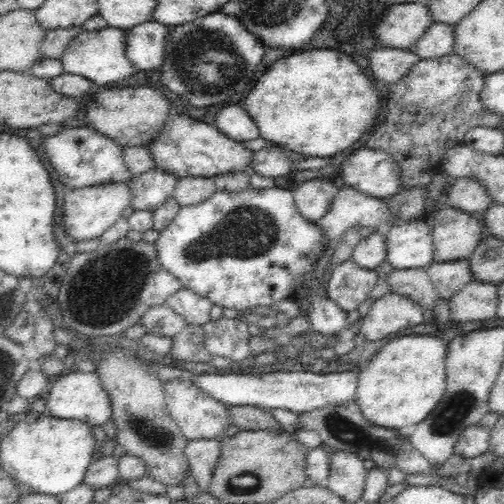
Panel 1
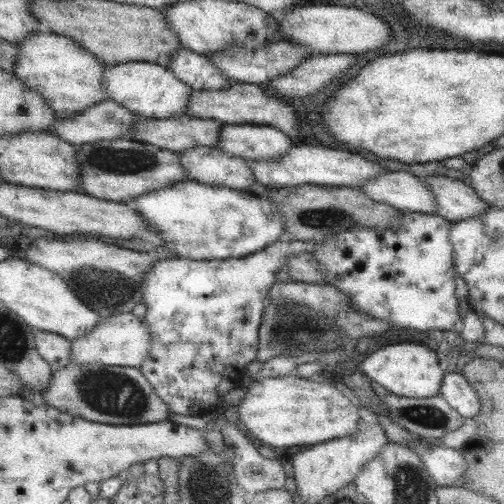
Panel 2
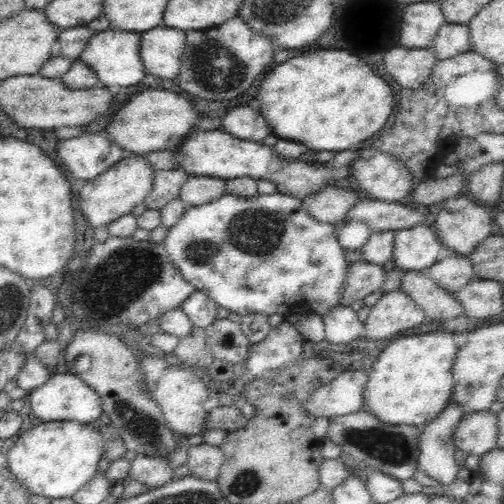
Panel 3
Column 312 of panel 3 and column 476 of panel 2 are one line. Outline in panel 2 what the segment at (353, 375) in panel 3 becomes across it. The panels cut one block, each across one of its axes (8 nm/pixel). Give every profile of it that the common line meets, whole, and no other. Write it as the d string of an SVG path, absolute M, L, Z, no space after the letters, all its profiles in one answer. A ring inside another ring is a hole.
M445 370L443 384L439 390L439 396L447 400L447 404L457 410L463 418L475 418L481 410L479 394L473 390L473 386L467 382L467 378L459 372Z

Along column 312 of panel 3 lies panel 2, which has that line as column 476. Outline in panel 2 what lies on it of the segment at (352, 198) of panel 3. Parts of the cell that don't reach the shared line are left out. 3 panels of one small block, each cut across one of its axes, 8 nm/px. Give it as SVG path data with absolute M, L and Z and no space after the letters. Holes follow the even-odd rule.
M421 176L421 180L429 188L429 194L435 196L439 208L437 216L447 218L449 222L477 218L491 208L471 190L467 182L447 176Z

